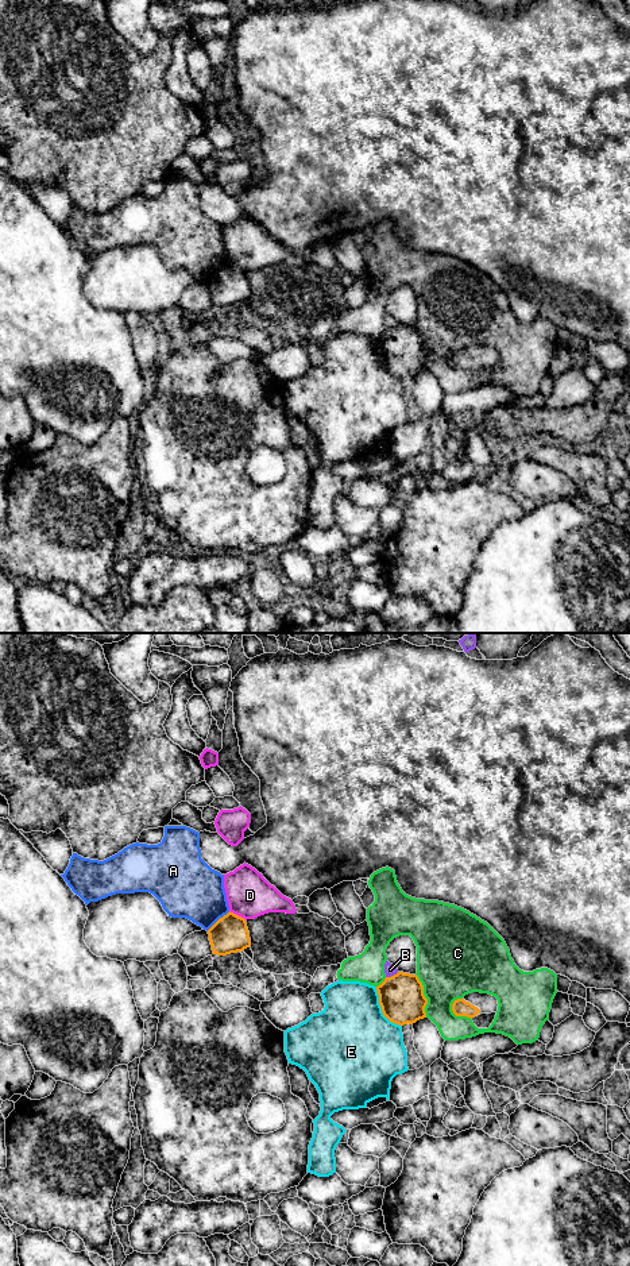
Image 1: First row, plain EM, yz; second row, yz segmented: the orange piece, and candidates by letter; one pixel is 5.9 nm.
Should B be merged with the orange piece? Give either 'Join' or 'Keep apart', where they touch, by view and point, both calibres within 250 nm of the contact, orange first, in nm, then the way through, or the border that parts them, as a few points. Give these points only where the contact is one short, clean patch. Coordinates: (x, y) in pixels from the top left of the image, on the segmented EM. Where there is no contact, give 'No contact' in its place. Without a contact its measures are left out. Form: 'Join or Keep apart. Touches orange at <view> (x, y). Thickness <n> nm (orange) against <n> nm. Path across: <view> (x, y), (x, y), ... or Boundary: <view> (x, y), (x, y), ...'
Keep apart. Touches orange at yz (391, 976). Thickness 280 nm (orange) against 70 nm. Boundary: yz (398, 972), (386, 977)

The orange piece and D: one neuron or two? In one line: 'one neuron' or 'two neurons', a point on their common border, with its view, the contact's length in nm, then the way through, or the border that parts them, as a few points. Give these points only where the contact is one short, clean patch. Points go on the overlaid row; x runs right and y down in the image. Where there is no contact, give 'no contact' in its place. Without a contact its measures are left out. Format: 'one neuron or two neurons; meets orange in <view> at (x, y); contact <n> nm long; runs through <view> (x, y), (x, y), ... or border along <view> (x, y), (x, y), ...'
two neurons; meets orange in yz at (238, 915); contact 120 nm long; border along yz (230, 910), (246, 919)

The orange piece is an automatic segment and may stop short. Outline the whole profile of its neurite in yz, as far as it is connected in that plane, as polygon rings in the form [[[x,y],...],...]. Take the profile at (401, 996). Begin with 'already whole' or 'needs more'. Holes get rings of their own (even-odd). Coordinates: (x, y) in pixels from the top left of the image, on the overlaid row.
already whole; [[[398,972],[376,987],[383,1015],[393,1023],[413,1024],[426,1018],[428,999],[417,974]]]

